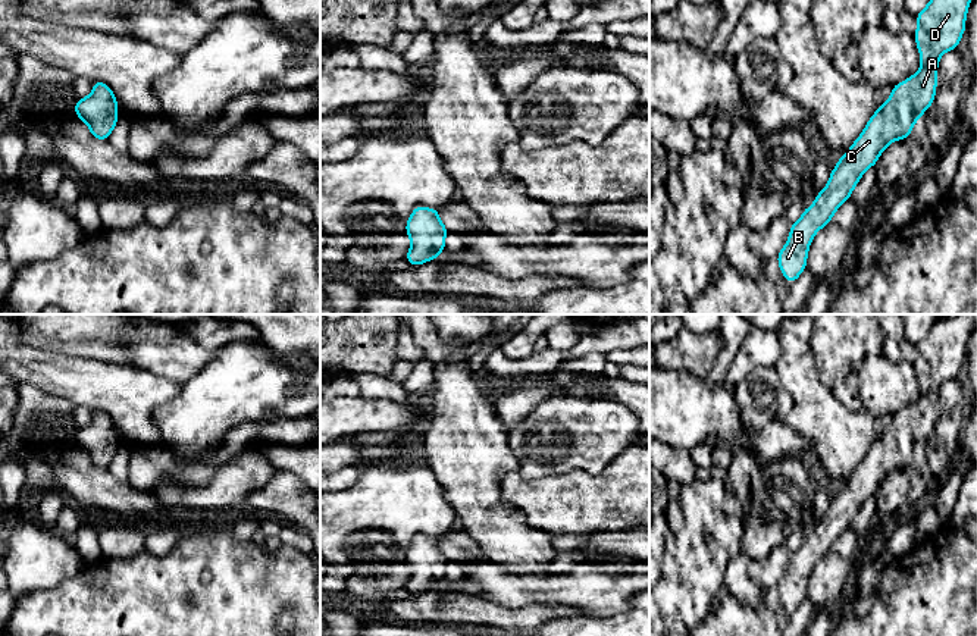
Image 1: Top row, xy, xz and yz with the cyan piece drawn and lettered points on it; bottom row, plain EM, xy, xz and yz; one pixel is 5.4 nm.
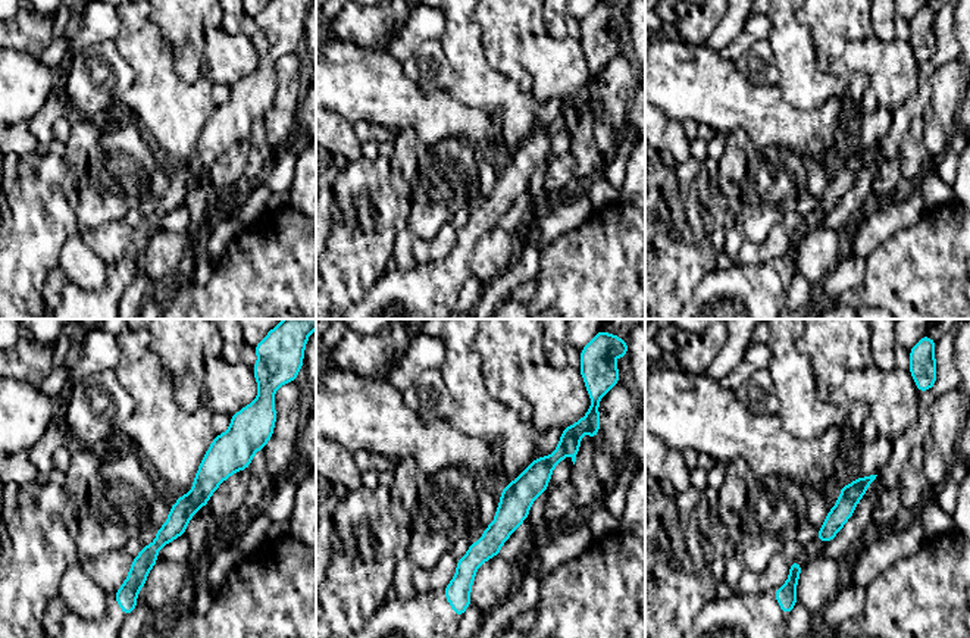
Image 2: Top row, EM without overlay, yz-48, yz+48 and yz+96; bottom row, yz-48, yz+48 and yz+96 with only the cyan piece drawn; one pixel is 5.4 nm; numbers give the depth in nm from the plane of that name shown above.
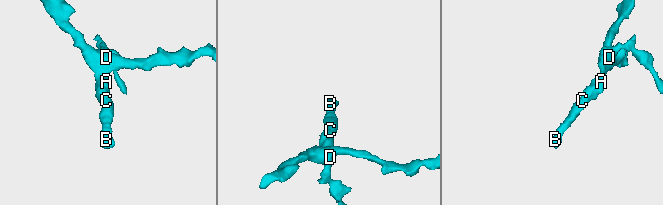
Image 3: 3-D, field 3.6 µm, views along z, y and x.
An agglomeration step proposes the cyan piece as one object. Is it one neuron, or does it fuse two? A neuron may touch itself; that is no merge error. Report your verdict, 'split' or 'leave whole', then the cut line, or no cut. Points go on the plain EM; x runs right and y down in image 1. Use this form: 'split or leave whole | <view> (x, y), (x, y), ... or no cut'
leave whole | no cut

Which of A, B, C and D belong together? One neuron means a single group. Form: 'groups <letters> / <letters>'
groups A B C D

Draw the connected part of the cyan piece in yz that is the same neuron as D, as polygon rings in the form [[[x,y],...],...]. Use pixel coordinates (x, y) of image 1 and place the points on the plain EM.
[[[977,314],[940,317],[915,344],[918,357],[912,363],[921,395],[911,407],[896,413],[886,432],[877,436],[852,476],[840,485],[829,511],[799,549],[792,552],[786,574],[777,583],[779,596],[792,614],[807,598],[808,577],[814,564],[826,555],[834,541],[851,526],[862,502],[873,496],[884,477],[909,466],[914,452],[931,435],[937,414],[937,394],[943,382],[955,379],[965,361],[967,339]]]

